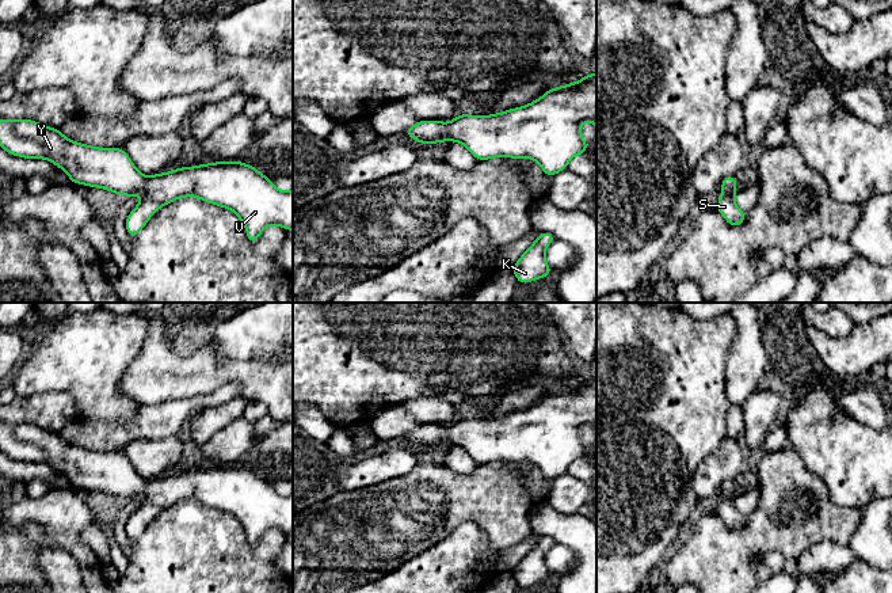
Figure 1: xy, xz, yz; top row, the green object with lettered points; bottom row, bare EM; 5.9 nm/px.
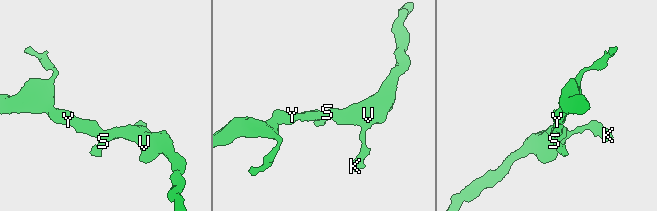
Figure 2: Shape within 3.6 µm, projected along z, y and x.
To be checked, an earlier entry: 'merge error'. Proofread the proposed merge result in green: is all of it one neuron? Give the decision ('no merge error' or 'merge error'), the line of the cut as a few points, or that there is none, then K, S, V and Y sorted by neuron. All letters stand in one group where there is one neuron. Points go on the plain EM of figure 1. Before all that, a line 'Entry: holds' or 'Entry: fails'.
Entry: fails
no merge error | no cut | K S V Y

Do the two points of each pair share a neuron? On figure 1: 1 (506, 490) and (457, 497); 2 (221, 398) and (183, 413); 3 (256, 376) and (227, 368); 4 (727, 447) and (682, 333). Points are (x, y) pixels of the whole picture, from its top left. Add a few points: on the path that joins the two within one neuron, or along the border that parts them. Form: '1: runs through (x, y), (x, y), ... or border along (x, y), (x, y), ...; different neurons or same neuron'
1: runs through (494, 497), (469, 497); same neuron
2: runs through (212, 400), (204, 400), (193, 406); same neuron
3: runs through (250, 373), (233, 371); same neuron
4: border along (725, 436), (701, 460); different neurons

